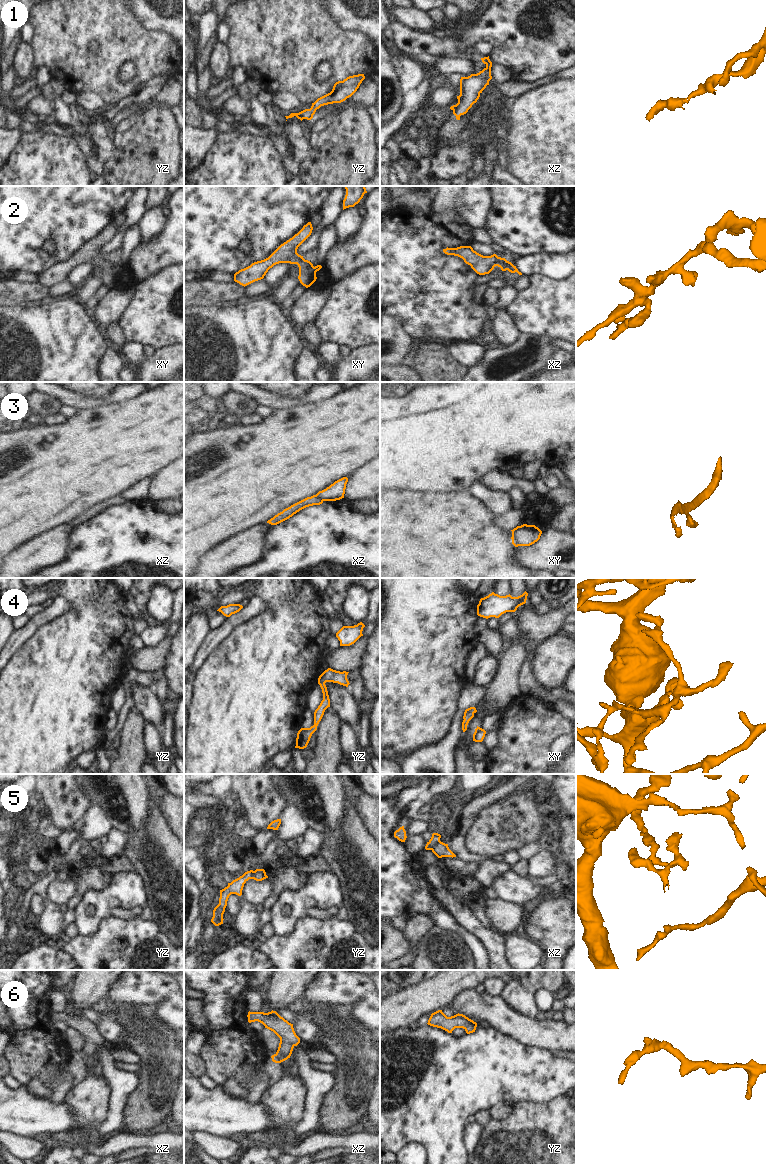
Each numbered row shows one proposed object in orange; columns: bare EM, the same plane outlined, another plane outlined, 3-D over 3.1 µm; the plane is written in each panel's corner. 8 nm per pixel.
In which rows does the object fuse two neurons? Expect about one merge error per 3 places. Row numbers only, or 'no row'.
3, 5

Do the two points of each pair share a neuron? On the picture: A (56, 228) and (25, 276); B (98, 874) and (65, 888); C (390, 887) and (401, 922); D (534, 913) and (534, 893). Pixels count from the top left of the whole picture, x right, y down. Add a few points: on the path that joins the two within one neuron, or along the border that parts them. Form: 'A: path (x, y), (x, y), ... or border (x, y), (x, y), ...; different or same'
A: border (13, 272), (28, 270), (34, 271), (37, 274); different
B: path (90, 878), (80, 887), (73, 888); same
C: border (411, 916), (399, 915), (391, 920); different
D: border (549, 891), (526, 908); different

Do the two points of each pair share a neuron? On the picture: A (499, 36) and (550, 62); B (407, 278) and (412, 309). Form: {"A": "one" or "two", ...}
{"A": "one", "B": "one"}

